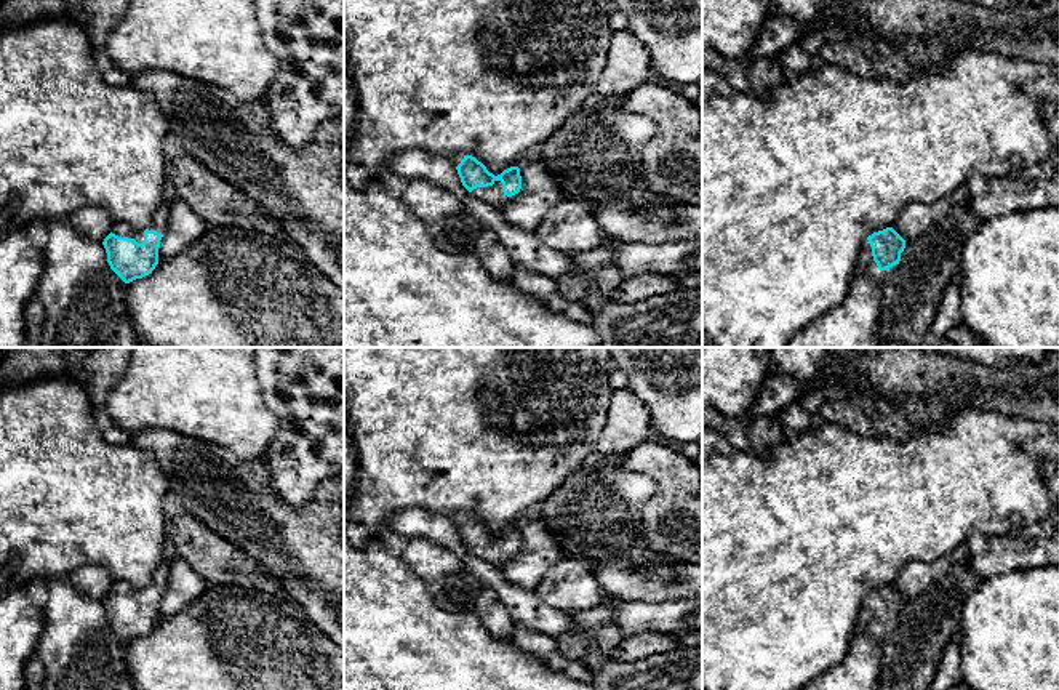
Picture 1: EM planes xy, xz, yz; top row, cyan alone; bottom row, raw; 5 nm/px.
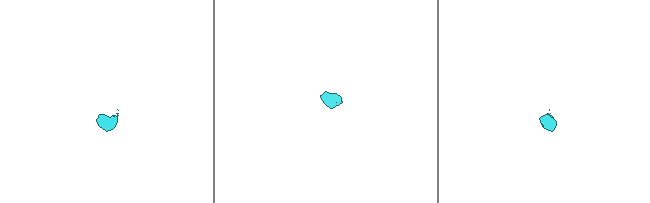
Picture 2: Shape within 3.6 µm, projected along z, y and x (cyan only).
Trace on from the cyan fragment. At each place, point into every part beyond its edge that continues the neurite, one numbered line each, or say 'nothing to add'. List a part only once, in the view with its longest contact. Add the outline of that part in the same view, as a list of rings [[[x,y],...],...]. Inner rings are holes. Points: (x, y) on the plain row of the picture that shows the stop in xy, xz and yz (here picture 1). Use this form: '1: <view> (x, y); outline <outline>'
1: xz (493, 553); outline [[[494,540],[493,544],[488,546],[477,546],[472,549],[472,554],[480,557],[480,559],[488,559],[491,560],[496,567],[502,567],[509,559],[512,559],[515,554],[507,556],[502,551],[502,541],[501,540]]]
2: yz (866, 625); outline [[[867,597],[861,605],[859,618],[856,621],[856,632],[873,634],[880,642],[883,642],[885,629],[880,629],[873,620],[872,605]]]

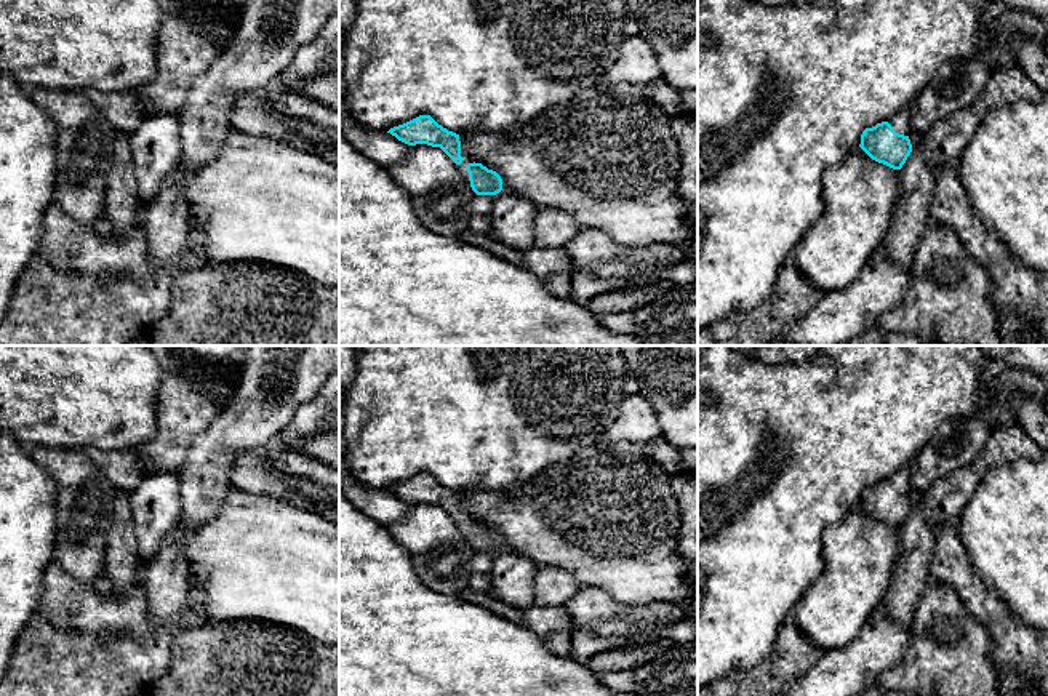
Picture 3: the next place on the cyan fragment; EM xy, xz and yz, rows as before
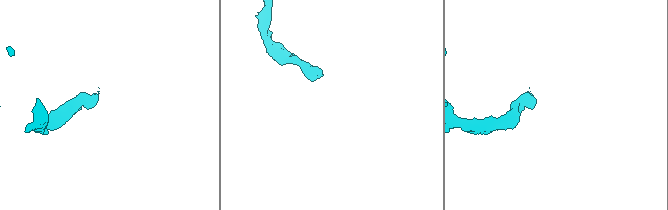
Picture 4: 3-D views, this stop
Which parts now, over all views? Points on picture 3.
1: yz (900, 479); outline [[[912,462],[899,470],[896,470],[886,480],[893,485],[893,488],[896,491],[907,494],[910,491],[909,485],[907,485],[907,480],[910,477],[910,470],[912,470]]]

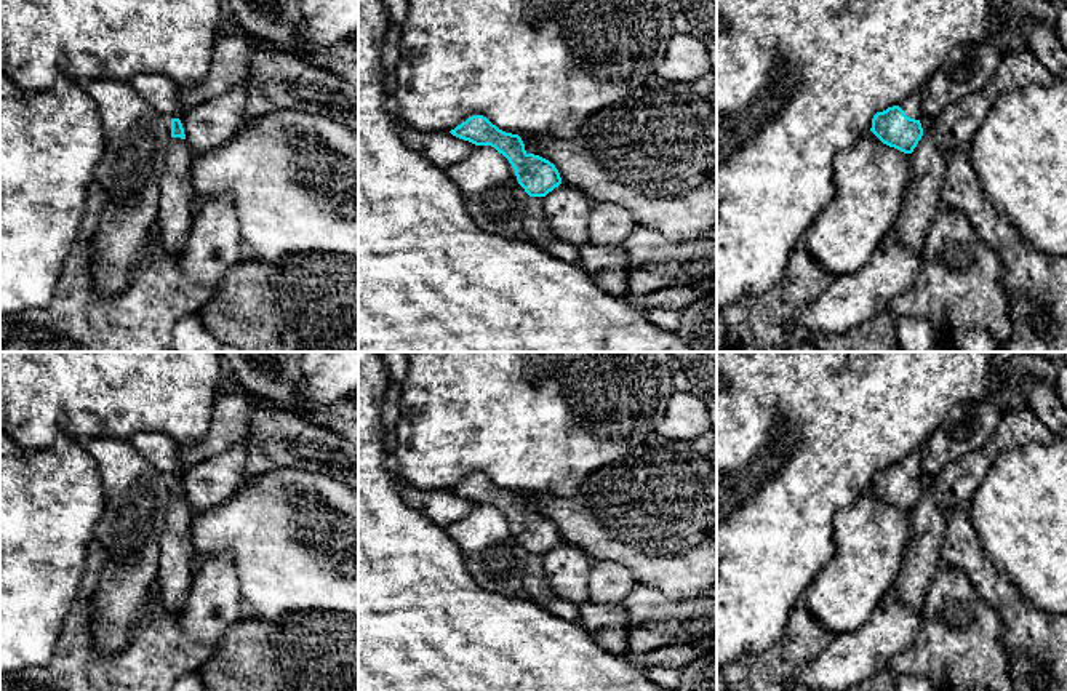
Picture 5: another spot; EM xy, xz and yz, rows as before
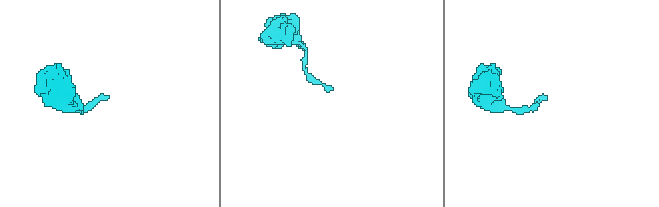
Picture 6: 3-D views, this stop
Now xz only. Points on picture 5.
nothing to add

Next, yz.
1: yz (911, 463); outline [[[923,446],[910,454],[907,454],[897,464],[904,469],[904,472],[907,475],[918,478],[921,475],[920,469],[918,469],[918,464],[921,461],[921,454],[923,454]]]

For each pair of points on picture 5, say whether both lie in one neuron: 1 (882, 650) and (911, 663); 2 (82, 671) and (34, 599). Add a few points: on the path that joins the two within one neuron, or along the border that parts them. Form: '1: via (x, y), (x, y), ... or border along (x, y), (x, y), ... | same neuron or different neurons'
1: border along (919, 627), (915, 640), (899, 651), (887, 667) | different neurons
2: border along (67, 616), (55, 655), (37, 667) | different neurons

